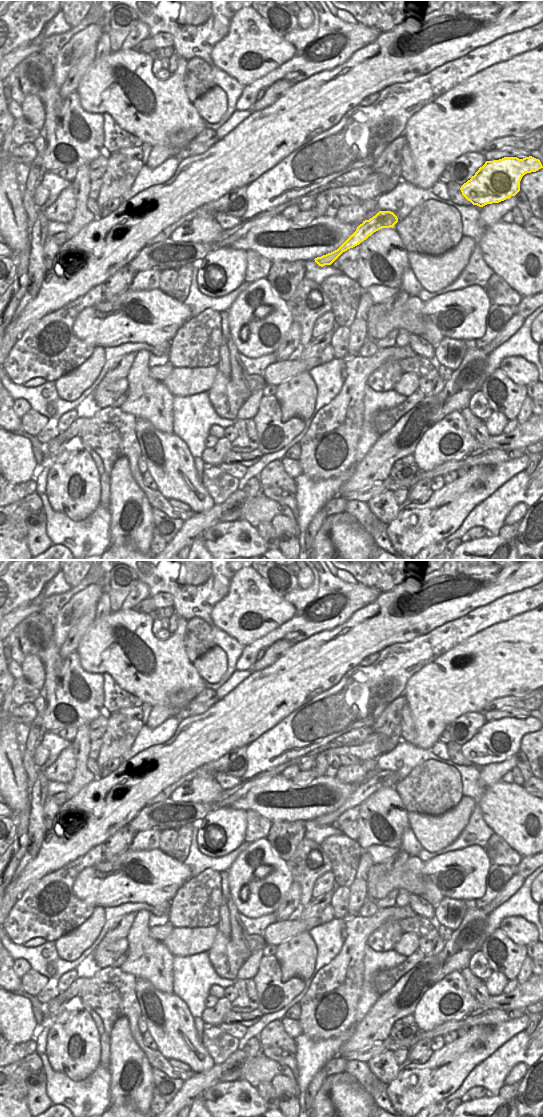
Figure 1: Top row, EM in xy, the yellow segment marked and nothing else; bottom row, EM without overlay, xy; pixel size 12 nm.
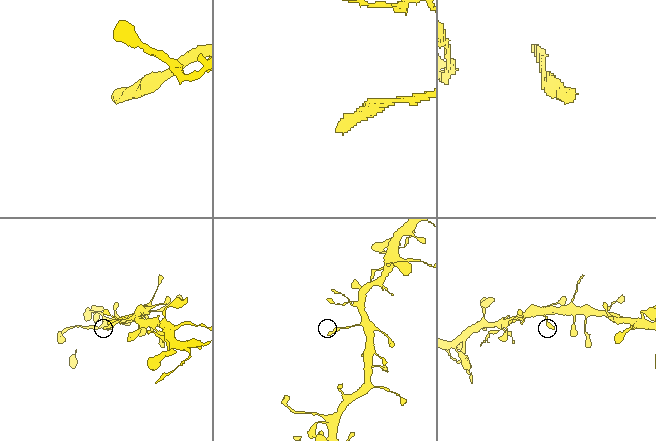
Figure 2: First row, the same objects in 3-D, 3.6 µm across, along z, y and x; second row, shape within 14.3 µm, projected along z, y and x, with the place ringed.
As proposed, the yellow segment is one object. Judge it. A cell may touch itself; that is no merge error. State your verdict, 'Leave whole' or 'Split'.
Split.

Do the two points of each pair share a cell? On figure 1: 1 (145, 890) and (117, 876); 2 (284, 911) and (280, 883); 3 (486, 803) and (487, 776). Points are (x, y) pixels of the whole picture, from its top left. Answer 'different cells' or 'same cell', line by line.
1: same cell
2: different cells
3: different cells

